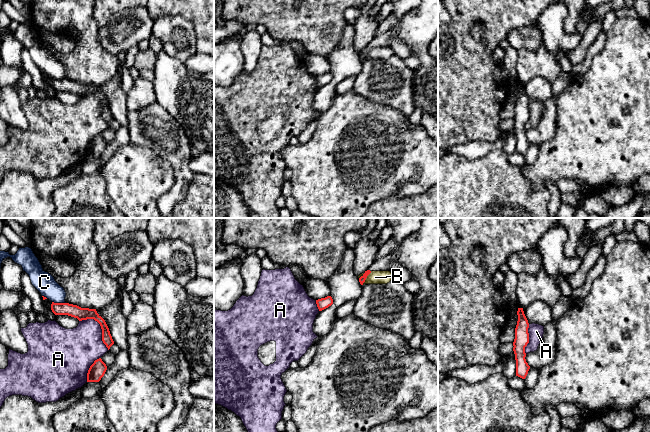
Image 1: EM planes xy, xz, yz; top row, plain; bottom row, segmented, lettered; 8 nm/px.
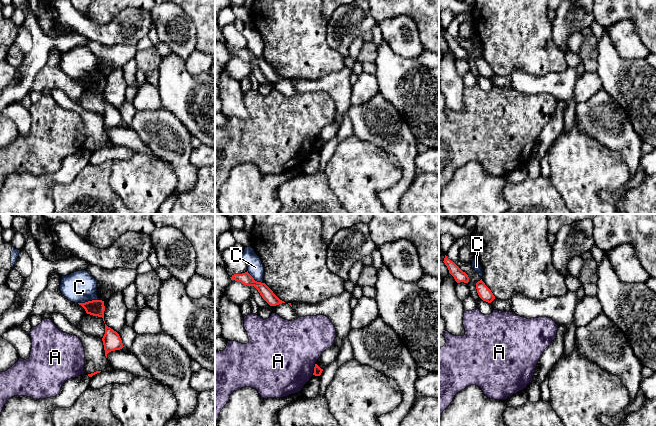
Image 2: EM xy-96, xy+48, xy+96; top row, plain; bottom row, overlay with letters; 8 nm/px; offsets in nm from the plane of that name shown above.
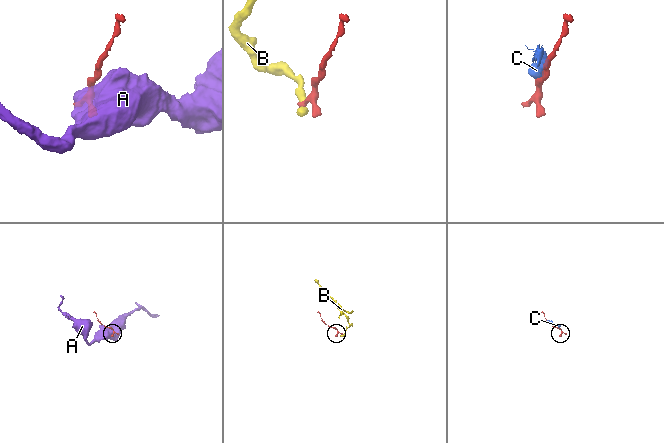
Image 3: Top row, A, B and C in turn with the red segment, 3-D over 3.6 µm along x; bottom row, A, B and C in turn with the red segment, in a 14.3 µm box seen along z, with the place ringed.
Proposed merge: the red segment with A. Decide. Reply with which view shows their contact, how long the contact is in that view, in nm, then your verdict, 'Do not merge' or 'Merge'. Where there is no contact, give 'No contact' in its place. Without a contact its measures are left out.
Touches red in xy. Shared border 340 nm. Do not merge

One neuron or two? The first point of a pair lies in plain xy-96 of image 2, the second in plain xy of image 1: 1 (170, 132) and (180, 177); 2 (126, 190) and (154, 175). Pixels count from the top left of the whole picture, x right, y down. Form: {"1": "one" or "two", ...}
{"1": "one", "2": "one"}

